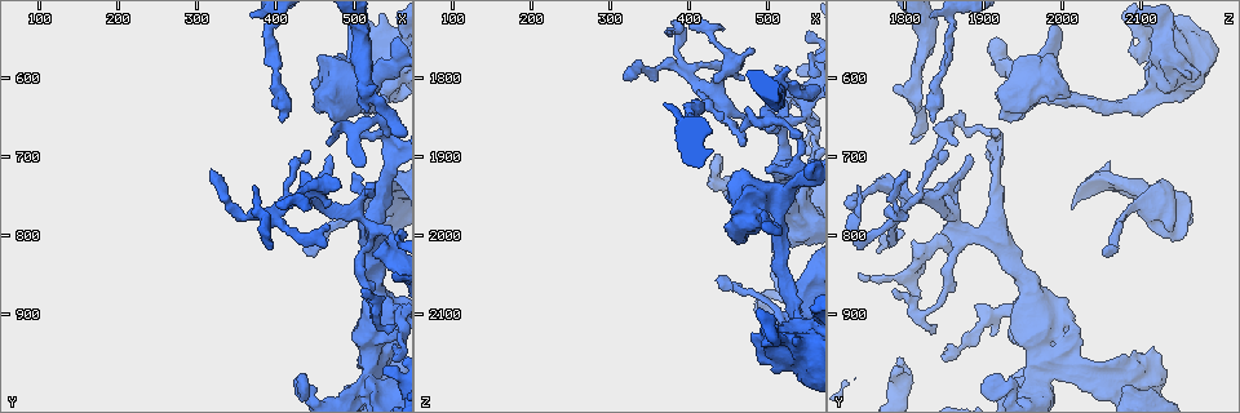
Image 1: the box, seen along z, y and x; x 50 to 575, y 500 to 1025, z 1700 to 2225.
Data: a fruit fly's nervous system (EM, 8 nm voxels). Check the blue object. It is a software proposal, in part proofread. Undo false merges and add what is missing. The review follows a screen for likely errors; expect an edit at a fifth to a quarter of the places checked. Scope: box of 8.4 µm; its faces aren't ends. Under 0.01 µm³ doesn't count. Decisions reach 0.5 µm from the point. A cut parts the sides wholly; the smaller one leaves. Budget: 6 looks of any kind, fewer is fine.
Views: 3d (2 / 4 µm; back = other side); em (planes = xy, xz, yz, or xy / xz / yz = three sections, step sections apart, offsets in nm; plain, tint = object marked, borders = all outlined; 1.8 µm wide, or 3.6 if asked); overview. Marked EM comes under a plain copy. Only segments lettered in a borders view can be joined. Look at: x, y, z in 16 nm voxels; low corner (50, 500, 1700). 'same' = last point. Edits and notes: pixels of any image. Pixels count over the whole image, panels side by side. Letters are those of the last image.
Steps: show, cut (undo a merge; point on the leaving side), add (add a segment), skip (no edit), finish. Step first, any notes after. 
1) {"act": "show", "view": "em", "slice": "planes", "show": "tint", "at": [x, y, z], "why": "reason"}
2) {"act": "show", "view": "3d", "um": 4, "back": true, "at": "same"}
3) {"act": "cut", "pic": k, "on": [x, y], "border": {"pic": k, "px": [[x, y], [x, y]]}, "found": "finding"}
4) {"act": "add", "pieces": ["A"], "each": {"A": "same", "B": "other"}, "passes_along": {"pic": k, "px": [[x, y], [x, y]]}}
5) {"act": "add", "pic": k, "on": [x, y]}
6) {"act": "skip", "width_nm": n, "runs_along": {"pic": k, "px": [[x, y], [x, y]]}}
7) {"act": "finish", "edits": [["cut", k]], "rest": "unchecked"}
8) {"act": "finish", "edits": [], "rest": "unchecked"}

{"act": "show", "view": "em", "slice": "yz", "step": 8, "show": "borders", "at": [525, 605, 1790], "why": "free end"}

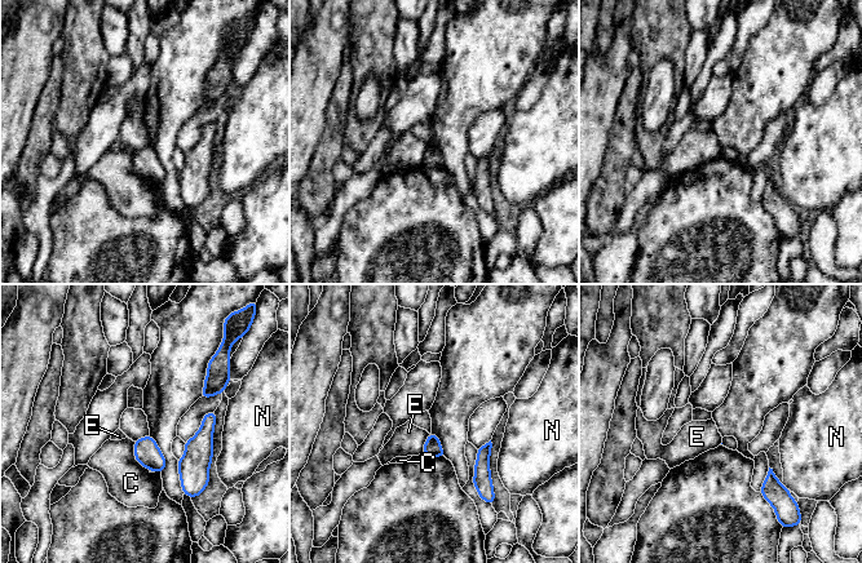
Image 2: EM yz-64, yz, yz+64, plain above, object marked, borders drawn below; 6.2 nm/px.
{"act": "skip", "each": {"C": "other", "E": "other", "N": "other"}, "border": {"pic": 2, "px": [[429, 434], [421, 452]]}, "found": "no lettered segment goes on from it"}

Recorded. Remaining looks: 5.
{"act": "show", "view": "em", "slice": "planes", "show": "borders", "at": [435, 815, 2060], "why": "tapers out"}

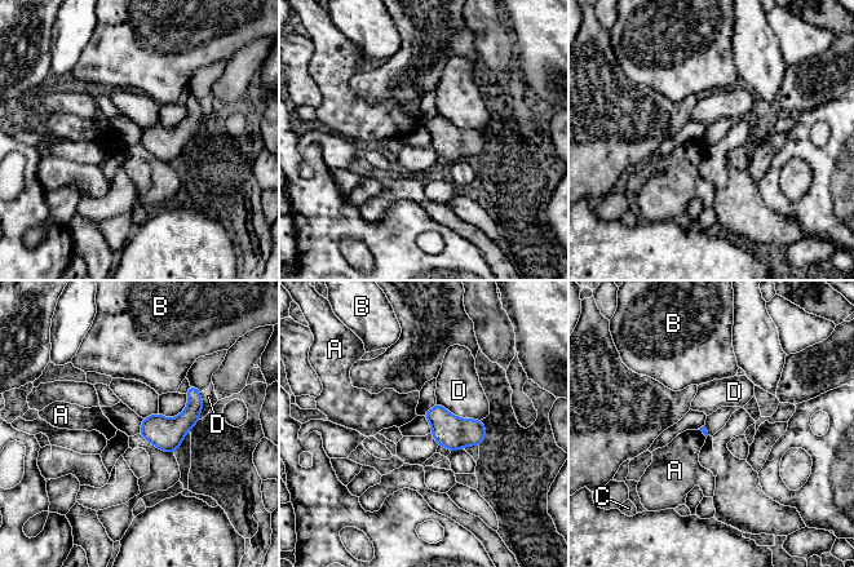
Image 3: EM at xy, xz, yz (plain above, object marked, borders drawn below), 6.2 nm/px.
{"act": "skip", "each": {"A": "other", "B": "other", "C": "other", "D": "other"}, "found": "none of them fits"}

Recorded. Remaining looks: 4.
{"act": "show", "view": "3d", "um": 2, "at": [540, 970, 1790], "why": "long arm stops here"}

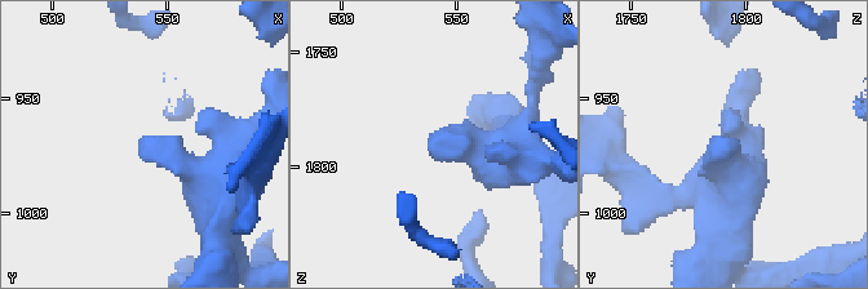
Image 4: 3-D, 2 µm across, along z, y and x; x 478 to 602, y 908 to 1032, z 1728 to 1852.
{"act": "show", "view": "em", "um": 3.6, "slice": "planes", "show": "borders", "at": [538, 970, 1792]}

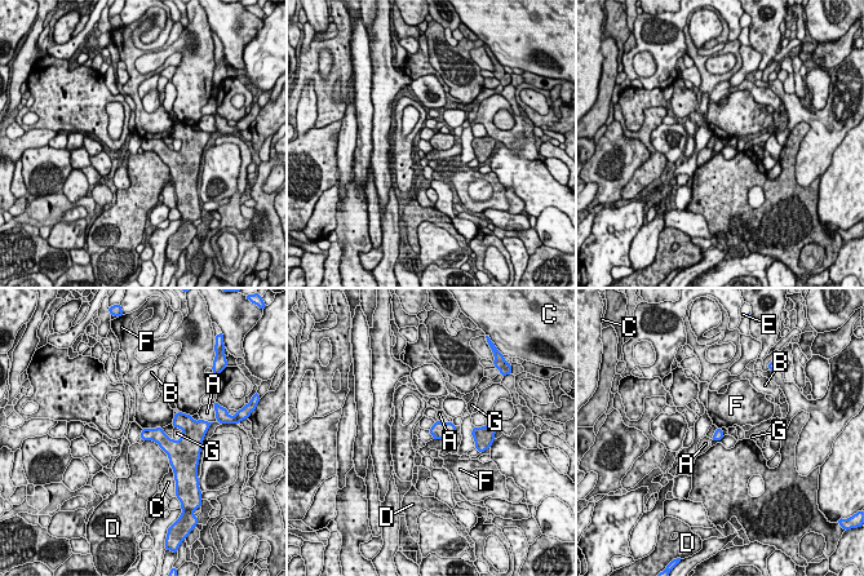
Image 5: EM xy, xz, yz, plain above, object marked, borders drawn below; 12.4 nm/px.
{"act": "skip", "each": {"A": "other", "B": "other", "C": "other", "D": "other", "E": "other", "F": "other", "G": "other"}, "border": {"pic": 5, "px": [[162, 428], [142, 429]]}, "found": "none of them fits"}

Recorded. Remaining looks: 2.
{"act": "finish", "edits": [], "rest": "unchecked"}

